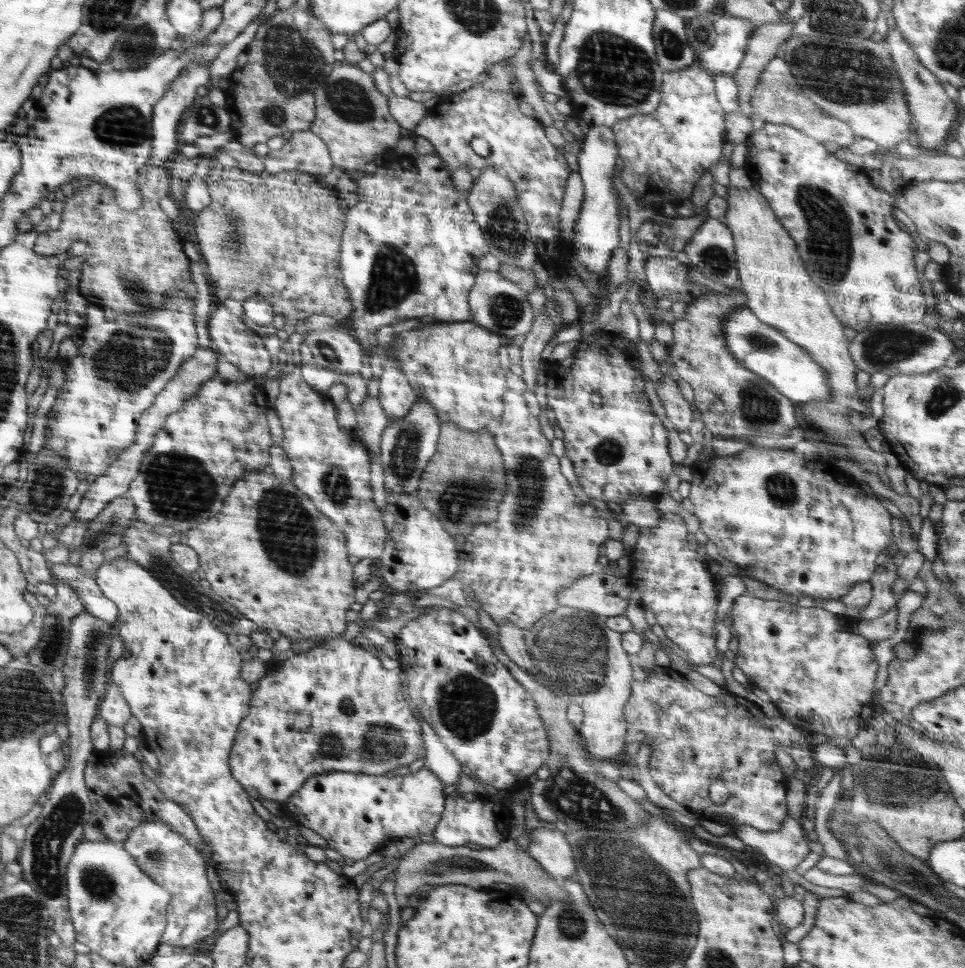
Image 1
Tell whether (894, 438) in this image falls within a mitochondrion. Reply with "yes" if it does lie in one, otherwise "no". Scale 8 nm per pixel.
no

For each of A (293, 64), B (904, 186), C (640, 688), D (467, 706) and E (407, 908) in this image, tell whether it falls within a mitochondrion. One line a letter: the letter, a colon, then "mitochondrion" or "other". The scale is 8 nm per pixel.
A: mitochondrion
B: other
C: other
D: mitochondrion
E: other

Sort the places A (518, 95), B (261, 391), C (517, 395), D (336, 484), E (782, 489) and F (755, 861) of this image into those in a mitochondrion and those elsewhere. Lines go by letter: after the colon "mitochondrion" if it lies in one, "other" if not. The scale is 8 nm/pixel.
A: other
B: other
C: other
D: mitochondrion
E: mitochondrion
F: other

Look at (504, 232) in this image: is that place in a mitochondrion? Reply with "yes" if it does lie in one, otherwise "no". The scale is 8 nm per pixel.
yes

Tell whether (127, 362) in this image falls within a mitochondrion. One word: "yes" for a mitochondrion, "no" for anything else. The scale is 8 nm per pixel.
yes

